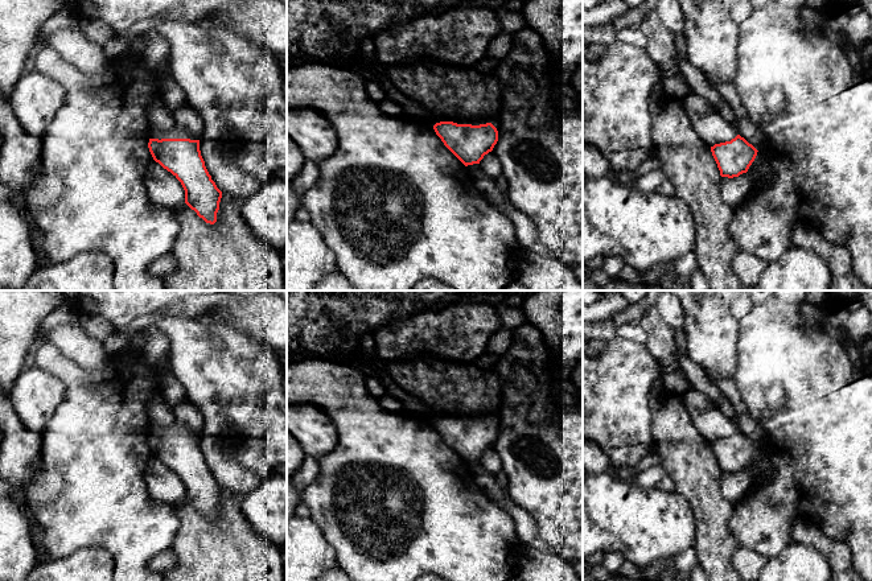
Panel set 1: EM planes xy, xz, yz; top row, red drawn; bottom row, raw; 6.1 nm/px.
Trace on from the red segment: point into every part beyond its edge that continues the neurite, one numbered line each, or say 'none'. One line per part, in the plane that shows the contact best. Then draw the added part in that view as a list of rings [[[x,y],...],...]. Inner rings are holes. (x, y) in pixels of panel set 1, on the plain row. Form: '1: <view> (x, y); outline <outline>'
1: xz (494, 416); outline [[[489,412],[489,413],[472,415],[472,416],[453,416],[453,415],[449,415],[449,413],[441,413],[436,419],[453,417],[453,419],[457,419],[457,420],[472,420],[472,421],[491,419],[498,427],[499,425],[499,416],[501,416],[499,412]]]

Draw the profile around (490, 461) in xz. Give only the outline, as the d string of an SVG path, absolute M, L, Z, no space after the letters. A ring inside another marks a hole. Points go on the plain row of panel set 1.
M493 446L484 452L480 457L480 463L493 477L501 471L501 458Z

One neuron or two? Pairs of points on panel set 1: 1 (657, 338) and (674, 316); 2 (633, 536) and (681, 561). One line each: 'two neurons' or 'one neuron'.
1: two neurons
2: two neurons

